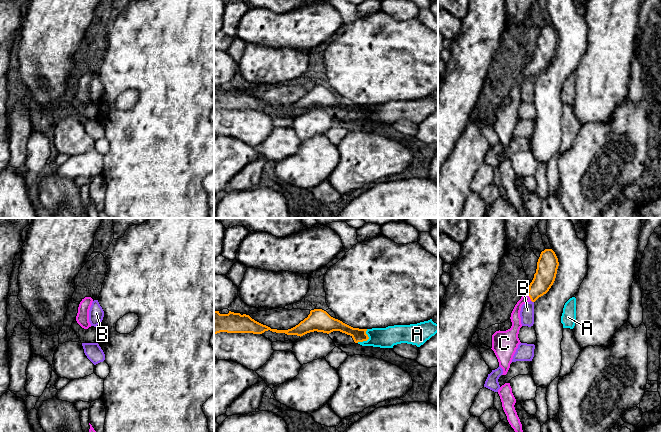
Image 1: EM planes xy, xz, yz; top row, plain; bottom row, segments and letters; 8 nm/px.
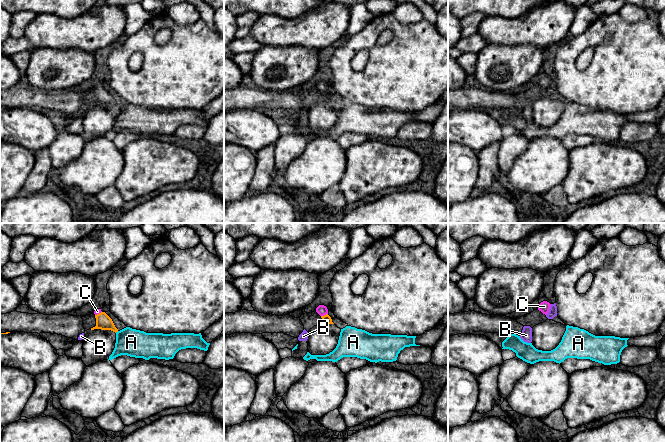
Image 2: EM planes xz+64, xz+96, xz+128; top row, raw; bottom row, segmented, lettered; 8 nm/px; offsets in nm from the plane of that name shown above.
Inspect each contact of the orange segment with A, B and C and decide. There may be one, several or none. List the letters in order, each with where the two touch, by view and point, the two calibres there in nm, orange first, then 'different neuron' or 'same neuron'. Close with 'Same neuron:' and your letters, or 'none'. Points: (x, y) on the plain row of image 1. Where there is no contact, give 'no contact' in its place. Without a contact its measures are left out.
A: xz (367, 115) | 110/160 nm | different neuron
B: yz (532, 77) | 170/110 nm | different neuron
C: yz (529, 72) | 170/80 nm | same neuron
Same neuron: C

